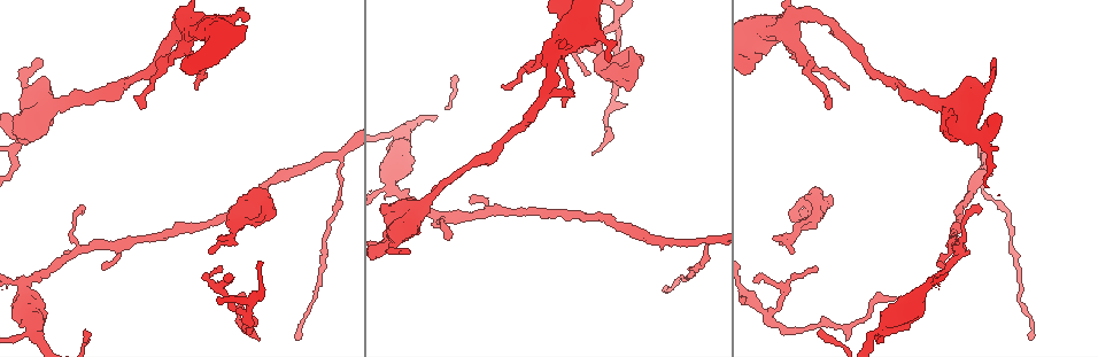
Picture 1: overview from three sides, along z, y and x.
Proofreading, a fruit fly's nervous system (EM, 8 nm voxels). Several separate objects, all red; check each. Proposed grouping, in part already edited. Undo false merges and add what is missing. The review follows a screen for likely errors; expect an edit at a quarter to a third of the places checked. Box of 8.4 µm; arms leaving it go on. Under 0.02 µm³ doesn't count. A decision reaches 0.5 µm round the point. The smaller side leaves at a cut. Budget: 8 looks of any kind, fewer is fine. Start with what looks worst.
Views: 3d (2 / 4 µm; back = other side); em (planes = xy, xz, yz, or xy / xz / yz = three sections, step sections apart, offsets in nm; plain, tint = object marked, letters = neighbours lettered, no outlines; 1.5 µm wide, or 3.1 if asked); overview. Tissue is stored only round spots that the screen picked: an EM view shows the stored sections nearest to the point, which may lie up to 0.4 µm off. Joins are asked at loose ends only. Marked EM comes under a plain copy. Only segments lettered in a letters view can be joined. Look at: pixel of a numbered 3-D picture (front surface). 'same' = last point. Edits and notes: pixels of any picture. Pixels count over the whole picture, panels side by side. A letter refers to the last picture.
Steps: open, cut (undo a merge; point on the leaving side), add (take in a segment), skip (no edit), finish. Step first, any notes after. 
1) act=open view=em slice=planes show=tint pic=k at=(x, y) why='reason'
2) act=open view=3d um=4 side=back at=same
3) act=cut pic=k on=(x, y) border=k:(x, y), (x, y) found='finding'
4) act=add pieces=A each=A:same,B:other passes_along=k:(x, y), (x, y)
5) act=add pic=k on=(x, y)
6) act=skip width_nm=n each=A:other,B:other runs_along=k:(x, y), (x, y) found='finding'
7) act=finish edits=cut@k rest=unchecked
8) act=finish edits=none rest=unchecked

act=open view=em slice=planes show=letters pic=1 at=(572, 96) why='thin end'

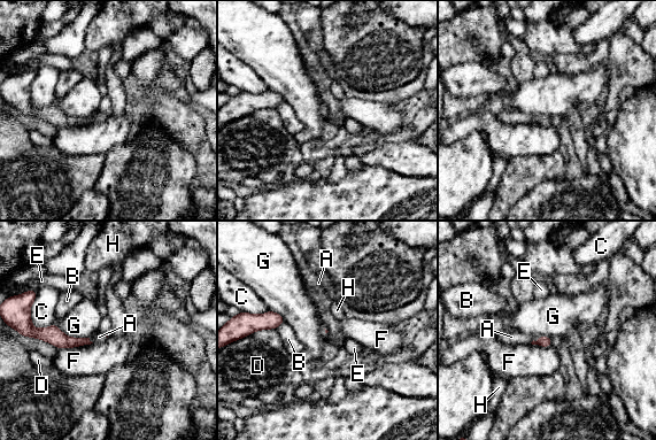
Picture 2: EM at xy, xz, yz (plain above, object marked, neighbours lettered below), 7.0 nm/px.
act=add pic=2 on=(511, 337) longest_contact=G:260nm each=A:same,B:other,C:other,D:other,E:other,F:other,G:other,H:other passes_along=2:(543, 341), (533, 340), (511, 337) found='it goes on there'

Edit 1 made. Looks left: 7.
act=open view=em slice=planes show=letters pic=1 at=(614, 24) why='a fork'

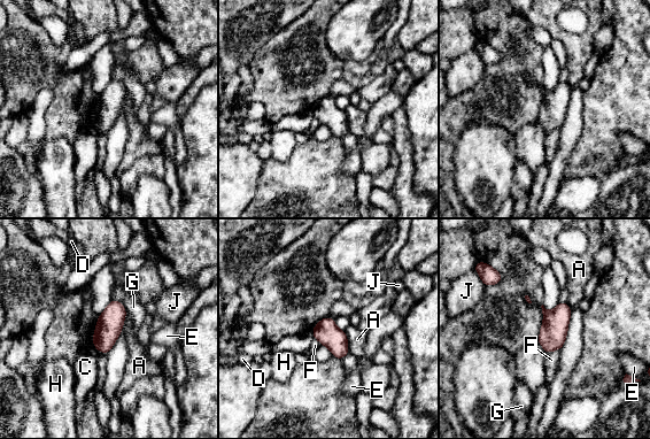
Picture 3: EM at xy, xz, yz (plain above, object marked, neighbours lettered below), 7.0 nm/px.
act=skip longest_contact=A:170nm each=A:other,C:other,D:other,E:other,F:other,G:other,H:other,J:other border=3:(343, 331), (349, 353) found='one neuron here'

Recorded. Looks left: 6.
act=open view=3d um=4 pic=1 at=(102, 269) why='an open end'

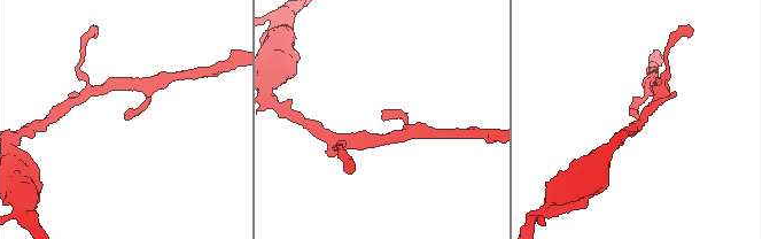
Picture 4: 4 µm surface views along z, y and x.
act=open view=em slice=yz step=8 show=letters pic=4 at=(385, 119) why='now the EM'

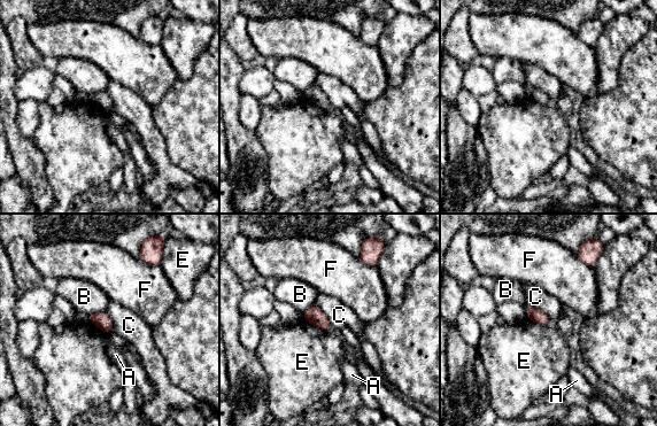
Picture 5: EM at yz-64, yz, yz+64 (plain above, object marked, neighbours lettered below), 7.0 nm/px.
act=skip longest_contact=E:220nm each=A:other,B:other,C:other,E:other,F:other border=5:(527, 307), (541, 309), (550, 322) found='none of them fits'

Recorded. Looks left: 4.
act=finish edits=add@2 rest=unchecked

